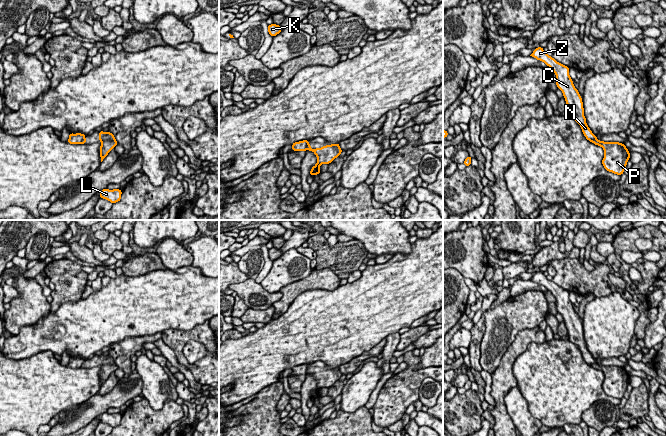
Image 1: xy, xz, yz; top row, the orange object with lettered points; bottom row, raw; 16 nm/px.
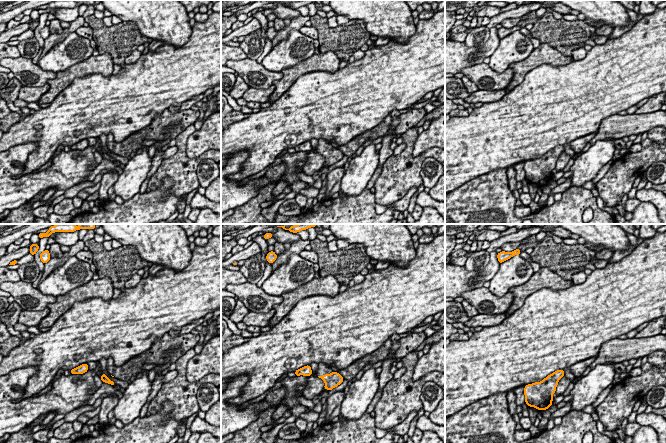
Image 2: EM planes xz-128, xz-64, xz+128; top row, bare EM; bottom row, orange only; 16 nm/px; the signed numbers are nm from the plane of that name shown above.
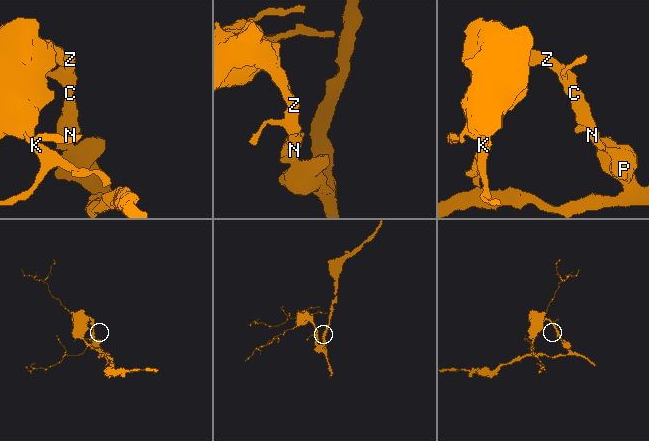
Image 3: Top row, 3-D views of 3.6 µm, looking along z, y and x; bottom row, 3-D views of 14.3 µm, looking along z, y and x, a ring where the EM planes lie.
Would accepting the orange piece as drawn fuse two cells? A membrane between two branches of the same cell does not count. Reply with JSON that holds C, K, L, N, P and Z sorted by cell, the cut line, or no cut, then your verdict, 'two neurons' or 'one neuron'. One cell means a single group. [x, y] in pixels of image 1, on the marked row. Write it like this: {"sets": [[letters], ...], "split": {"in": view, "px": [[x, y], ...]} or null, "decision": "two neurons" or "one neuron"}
{"sets": [["C", "K", "N", "Z"], ["L", "P"]], "split": {"in": "xz", "px": [[308, 142], [305, 149]]}, "decision": "two neurons"}

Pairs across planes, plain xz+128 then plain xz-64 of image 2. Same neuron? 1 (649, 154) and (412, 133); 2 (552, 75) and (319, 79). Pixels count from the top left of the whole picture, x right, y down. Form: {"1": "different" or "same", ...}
{"1": "same", "2": "same"}

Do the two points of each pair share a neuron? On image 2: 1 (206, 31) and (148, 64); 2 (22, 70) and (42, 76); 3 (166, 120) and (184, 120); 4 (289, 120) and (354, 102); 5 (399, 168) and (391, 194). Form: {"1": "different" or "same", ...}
{"1": "same", "2": "same", "3": "same", "4": "same", "5": "same"}

